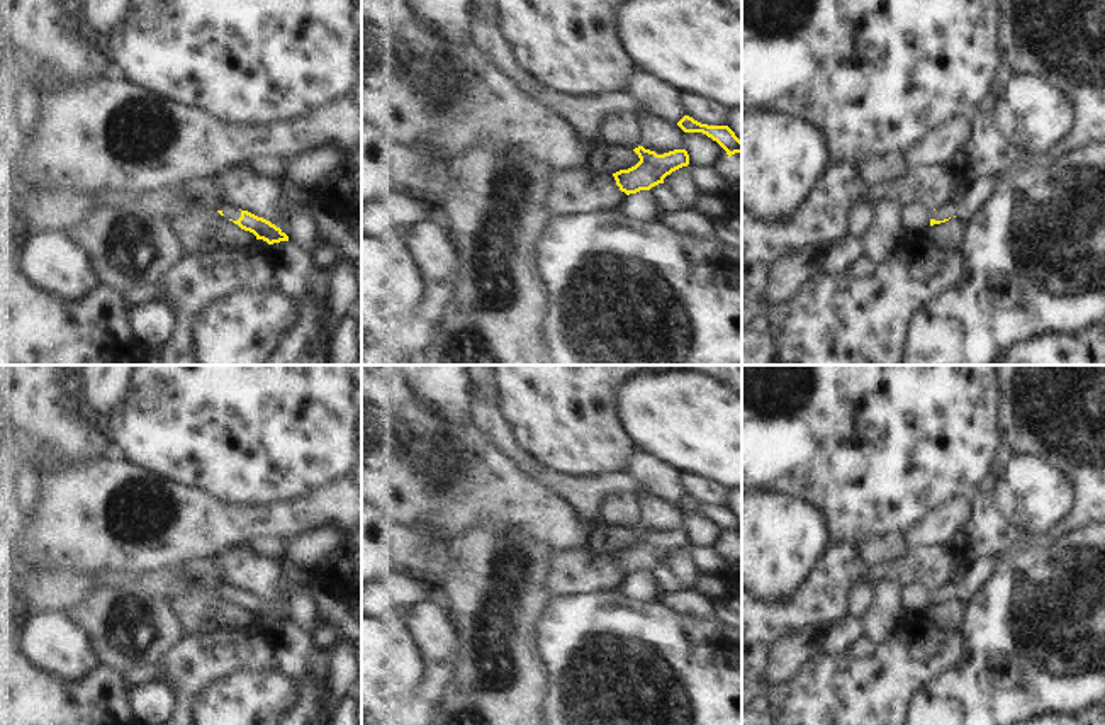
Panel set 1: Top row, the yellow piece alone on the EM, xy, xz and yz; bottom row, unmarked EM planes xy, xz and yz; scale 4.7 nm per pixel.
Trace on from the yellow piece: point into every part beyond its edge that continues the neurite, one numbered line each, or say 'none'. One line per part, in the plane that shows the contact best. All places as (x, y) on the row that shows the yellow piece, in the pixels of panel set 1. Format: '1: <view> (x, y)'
1: xy (206, 192)

